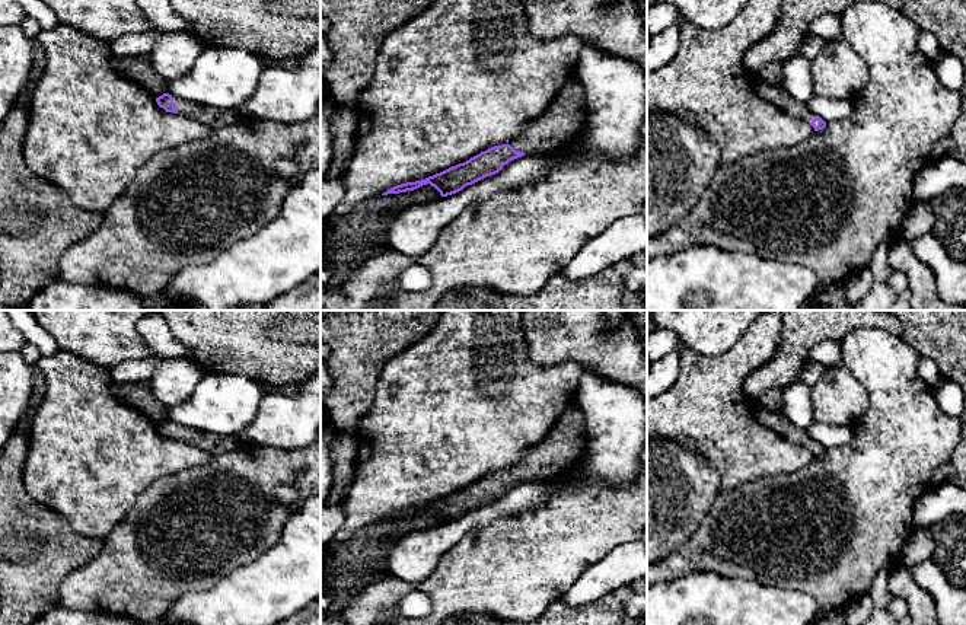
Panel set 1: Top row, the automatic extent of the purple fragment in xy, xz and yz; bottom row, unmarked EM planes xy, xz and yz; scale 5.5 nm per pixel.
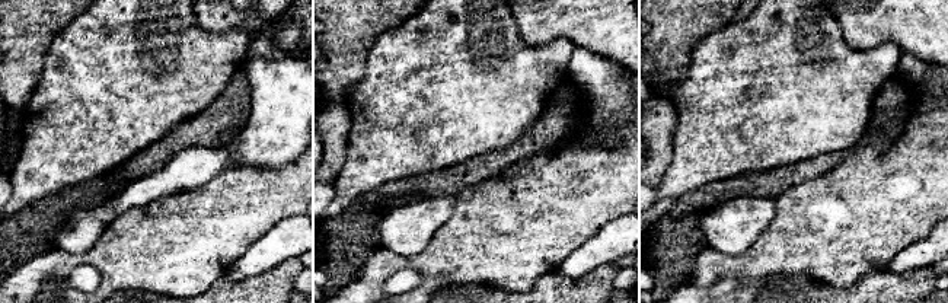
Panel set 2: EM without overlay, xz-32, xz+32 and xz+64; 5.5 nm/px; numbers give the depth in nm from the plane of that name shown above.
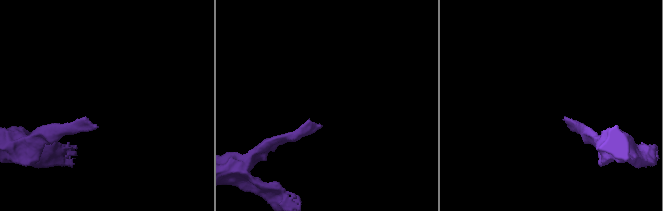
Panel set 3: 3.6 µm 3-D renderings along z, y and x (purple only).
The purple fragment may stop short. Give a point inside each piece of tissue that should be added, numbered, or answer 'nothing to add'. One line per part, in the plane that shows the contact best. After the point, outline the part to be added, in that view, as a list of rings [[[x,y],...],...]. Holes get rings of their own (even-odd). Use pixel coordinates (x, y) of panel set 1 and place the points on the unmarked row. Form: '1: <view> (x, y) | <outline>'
1: xy (213, 443) | [[[172,422],[176,437],[186,444],[198,447],[213,456],[235,450],[243,446],[237,436],[219,436],[216,433],[197,430],[182,424]]]

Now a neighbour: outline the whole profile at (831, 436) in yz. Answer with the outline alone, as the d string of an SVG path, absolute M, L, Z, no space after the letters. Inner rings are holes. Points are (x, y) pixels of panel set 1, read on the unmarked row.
M814 421L807 428L810 437L819 441L826 450L842 447L852 439L851 425L823 424Z

